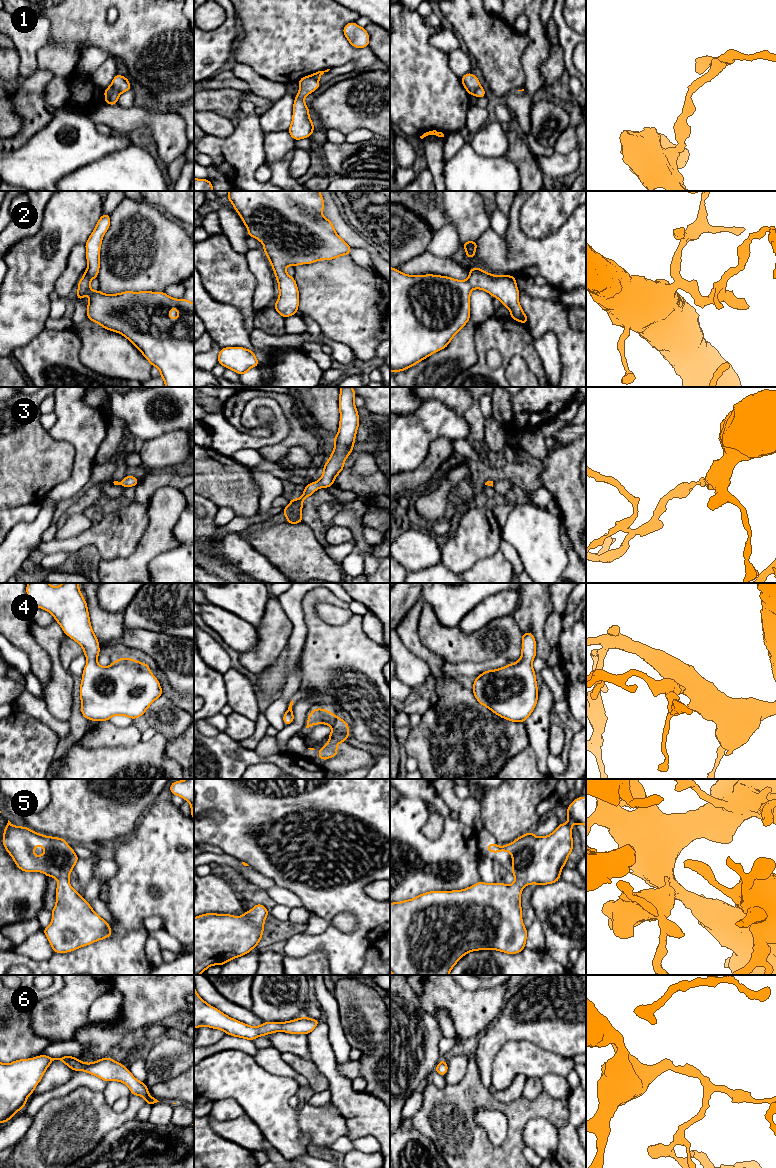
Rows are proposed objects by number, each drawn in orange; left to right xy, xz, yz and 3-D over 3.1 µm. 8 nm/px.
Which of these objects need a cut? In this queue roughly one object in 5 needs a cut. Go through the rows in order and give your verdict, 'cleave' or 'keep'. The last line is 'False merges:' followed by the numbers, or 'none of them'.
1: cleave
2: keep
3: keep
4: keep
5: keep
6: keep
False merges: 1

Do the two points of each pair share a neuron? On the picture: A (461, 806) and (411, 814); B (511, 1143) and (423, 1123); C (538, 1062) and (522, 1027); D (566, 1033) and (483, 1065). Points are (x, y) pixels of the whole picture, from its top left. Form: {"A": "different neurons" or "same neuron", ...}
{"A": "different neurons", "B": "same neuron", "C": "different neurons", "D": "same neuron"}

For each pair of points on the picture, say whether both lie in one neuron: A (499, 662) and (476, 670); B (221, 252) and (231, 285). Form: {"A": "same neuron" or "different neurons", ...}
{"A": "same neuron", "B": "same neuron"}

